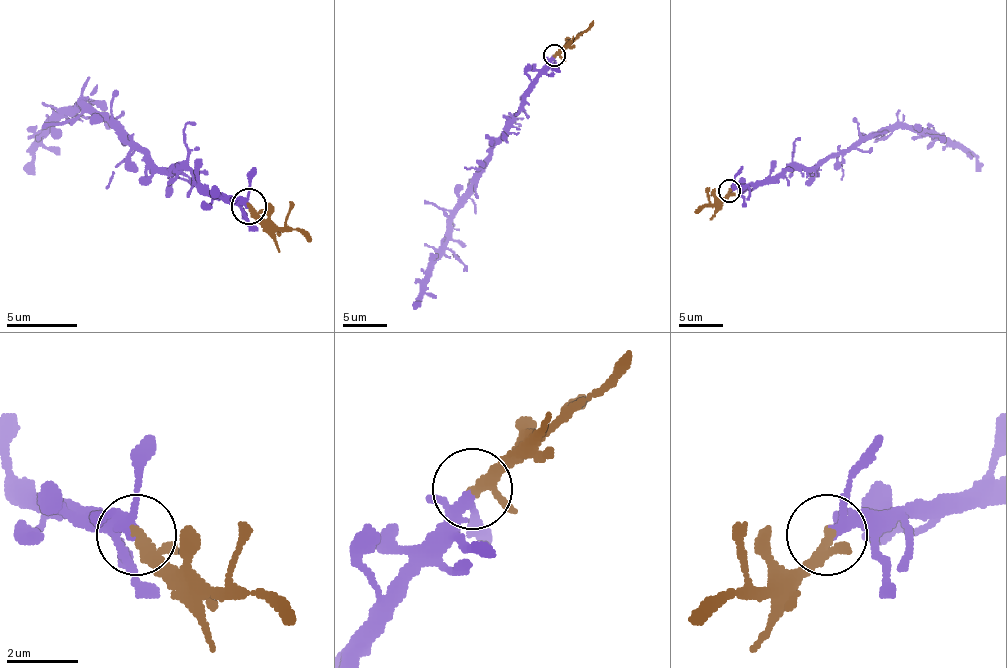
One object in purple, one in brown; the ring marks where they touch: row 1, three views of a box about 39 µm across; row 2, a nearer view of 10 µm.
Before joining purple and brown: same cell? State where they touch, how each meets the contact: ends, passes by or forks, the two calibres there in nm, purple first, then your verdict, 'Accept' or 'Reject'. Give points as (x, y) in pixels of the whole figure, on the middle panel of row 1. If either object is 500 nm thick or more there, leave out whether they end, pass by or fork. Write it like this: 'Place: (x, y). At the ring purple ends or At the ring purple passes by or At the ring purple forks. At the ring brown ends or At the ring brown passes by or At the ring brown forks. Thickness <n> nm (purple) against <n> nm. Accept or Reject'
Place: (554, 55). At the ring purple forks. At the ring brown passes by. Thickness 180 nm (purple) against 240 nm. Accept

